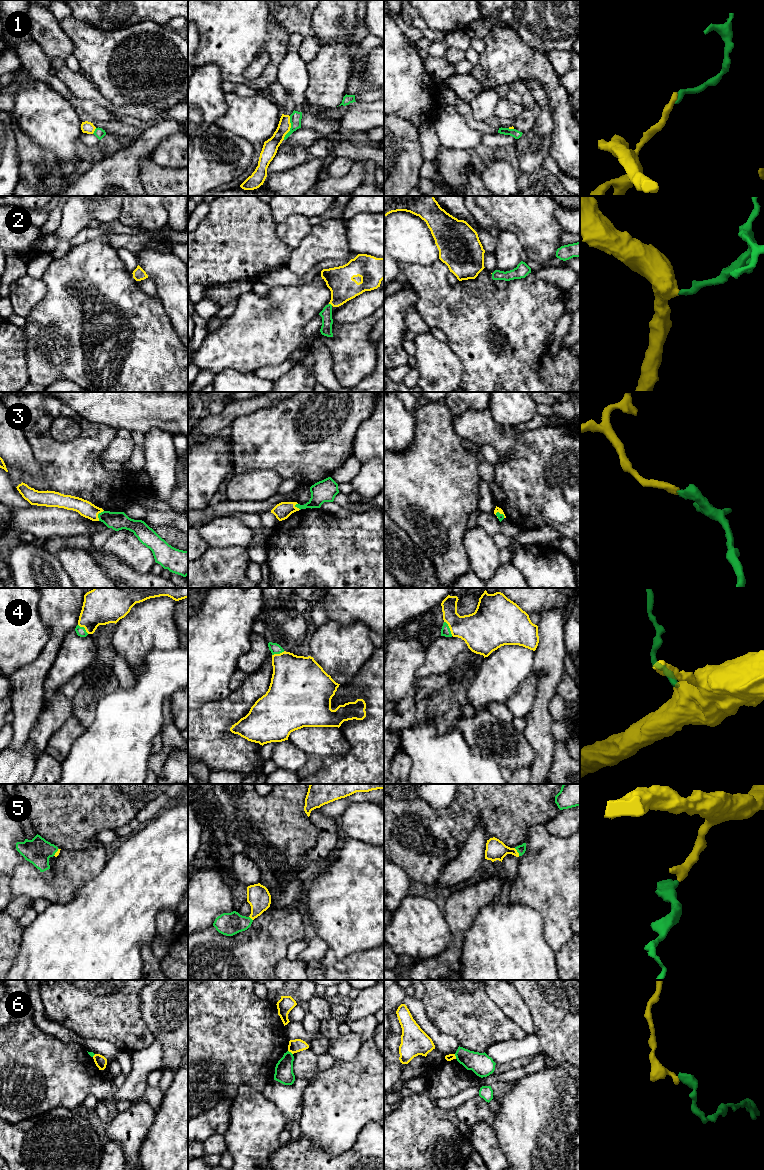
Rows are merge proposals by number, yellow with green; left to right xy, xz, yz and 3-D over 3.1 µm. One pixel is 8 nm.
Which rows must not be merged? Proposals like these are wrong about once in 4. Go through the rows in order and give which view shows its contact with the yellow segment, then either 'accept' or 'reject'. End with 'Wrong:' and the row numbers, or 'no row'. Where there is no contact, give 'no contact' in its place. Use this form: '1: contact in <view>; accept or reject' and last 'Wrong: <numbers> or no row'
1: contact in xz; reject
2: contact in xz; accept
3: contact in xy; accept
4: contact in yz; accept
5: contact in yz; accept
6: contact in xz; reject
Wrong: 1, 6

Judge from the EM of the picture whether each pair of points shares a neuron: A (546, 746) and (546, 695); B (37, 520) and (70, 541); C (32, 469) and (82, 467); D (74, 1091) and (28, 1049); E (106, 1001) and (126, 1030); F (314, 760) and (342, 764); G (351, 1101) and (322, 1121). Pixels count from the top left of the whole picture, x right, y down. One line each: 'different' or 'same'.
A: same
B: different
C: different
D: same
E: same
F: different
G: same

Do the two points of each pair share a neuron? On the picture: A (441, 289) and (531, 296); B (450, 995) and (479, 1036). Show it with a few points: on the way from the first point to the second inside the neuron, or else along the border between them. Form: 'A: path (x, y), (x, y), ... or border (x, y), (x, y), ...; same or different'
A: path (463, 299), (509, 299); same
B: path (458, 1005), (461, 1008), (462, 1017), (471, 1026); same

